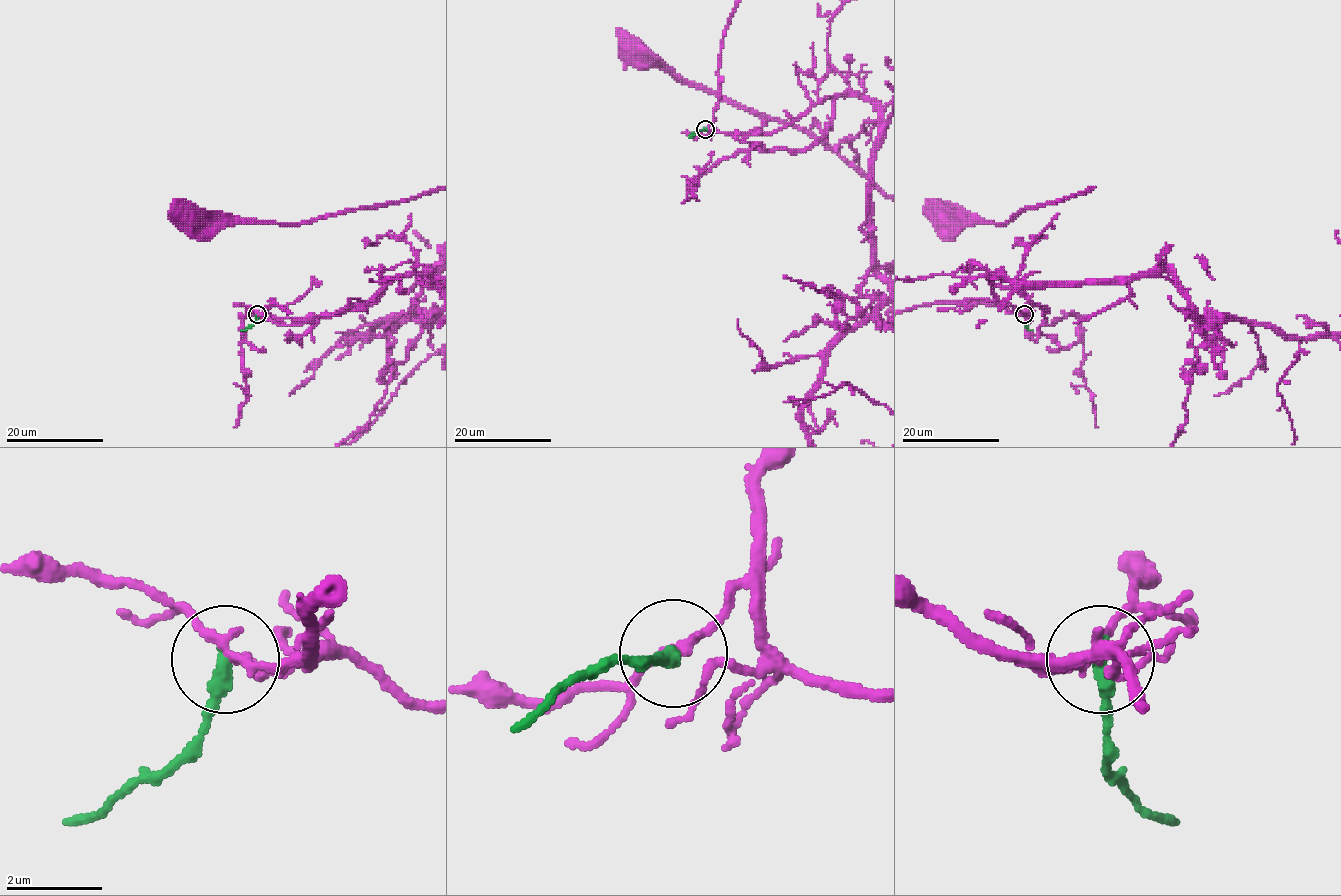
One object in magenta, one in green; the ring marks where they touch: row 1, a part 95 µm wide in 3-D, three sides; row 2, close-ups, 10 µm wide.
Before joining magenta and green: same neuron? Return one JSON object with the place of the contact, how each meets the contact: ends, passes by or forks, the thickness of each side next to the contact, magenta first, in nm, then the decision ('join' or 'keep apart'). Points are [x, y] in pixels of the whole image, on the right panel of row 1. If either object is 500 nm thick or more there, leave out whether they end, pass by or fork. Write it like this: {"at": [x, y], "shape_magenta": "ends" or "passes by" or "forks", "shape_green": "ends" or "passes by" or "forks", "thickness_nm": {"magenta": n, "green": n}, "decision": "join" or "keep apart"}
{"at": [1024, 314], "shape_magenta": "passes by", "shape_green": "ends", "thickness_nm": {"magenta": 180, "green": 320}, "decision": "keep apart"}

